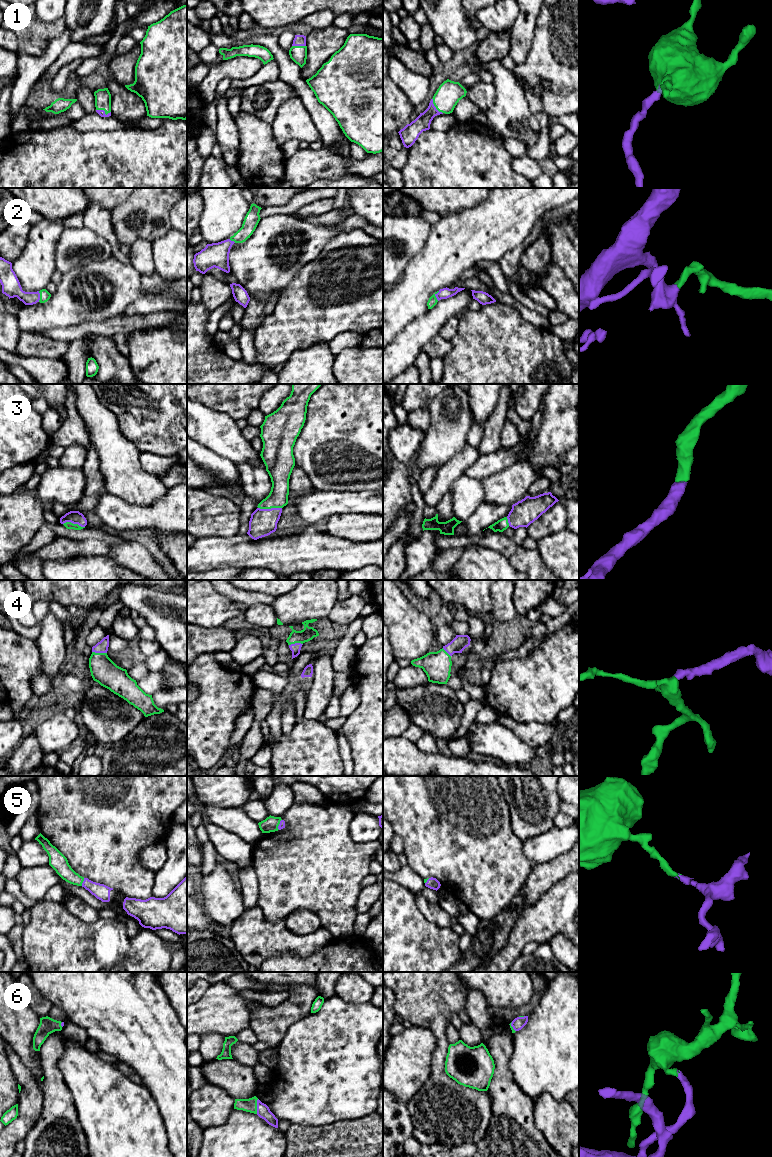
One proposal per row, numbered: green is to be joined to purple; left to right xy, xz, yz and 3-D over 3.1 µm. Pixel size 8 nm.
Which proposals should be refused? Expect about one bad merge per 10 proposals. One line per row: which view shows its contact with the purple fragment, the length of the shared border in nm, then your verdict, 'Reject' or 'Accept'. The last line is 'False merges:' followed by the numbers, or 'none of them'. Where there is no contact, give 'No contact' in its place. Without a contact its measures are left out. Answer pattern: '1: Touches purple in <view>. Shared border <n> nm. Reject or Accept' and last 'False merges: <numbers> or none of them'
1: Touches purple in xy. Shared border 120 nm. Accept
2: Touches purple in xy. Shared border 90 nm. Accept
3: Touches purple in xz. Shared border 190 nm. Accept
4: Touches purple in xy. Shared border 120 nm. Accept
5: Touches purple in xy. Shared border 70 nm. Accept
6: Touches purple in xz. Shared border 120 nm. Accept
False merges: none of them

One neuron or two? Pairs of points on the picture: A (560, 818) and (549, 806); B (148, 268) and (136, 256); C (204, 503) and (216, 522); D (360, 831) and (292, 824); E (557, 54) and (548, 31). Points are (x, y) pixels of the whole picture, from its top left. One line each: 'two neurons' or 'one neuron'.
A: two neurons
B: one neuron
C: one neuron
D: two neurons
E: one neuron

